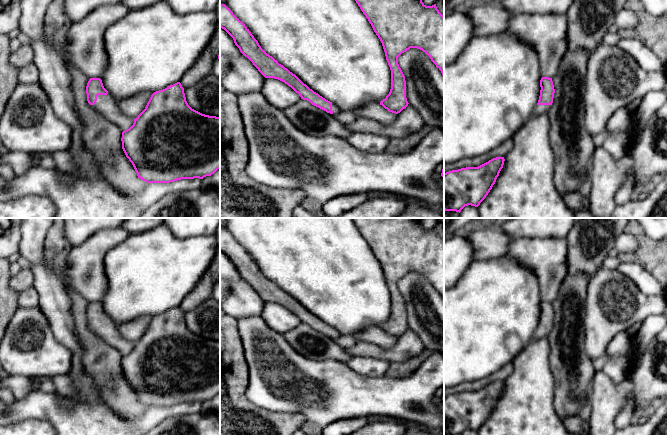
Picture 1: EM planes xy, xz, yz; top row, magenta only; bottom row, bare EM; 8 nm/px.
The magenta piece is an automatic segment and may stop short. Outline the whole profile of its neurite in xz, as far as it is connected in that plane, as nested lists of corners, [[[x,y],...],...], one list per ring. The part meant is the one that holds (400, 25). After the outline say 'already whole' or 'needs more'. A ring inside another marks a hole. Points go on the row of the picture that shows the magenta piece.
[[[355,0],[363,14],[368,19],[374,32],[380,39],[386,60],[391,70],[391,89],[389,94],[380,102],[389,112],[398,114],[408,106],[406,98],[406,81],[405,76],[399,67],[398,57],[409,50],[417,48],[425,52],[441,71],[444,77],[444,16],[439,12],[436,4],[426,6],[422,0]]] | already whole

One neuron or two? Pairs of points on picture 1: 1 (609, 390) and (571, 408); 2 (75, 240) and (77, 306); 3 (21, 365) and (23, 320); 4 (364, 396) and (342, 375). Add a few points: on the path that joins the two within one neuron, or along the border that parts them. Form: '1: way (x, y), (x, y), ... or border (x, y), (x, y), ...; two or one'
1: border (597, 371), (589, 390); two
2: border (62, 228), (64, 237), (73, 246); two
3: way (21, 354), (23, 351), (23, 331); one
4: way (359, 392), (347, 380); one

